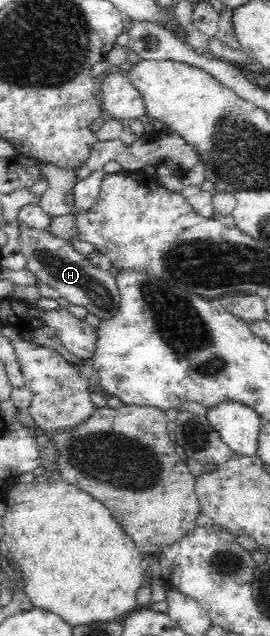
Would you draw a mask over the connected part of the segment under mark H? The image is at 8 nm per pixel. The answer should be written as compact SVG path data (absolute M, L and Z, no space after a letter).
M20 223L19 248L26 257L25 269L34 273L42 284L53 288L70 305L84 307L90 314L101 320L112 319L121 302L114 271L100 270L96 262L87 260L73 248L70 242L49 233L30 230L30 226Z

